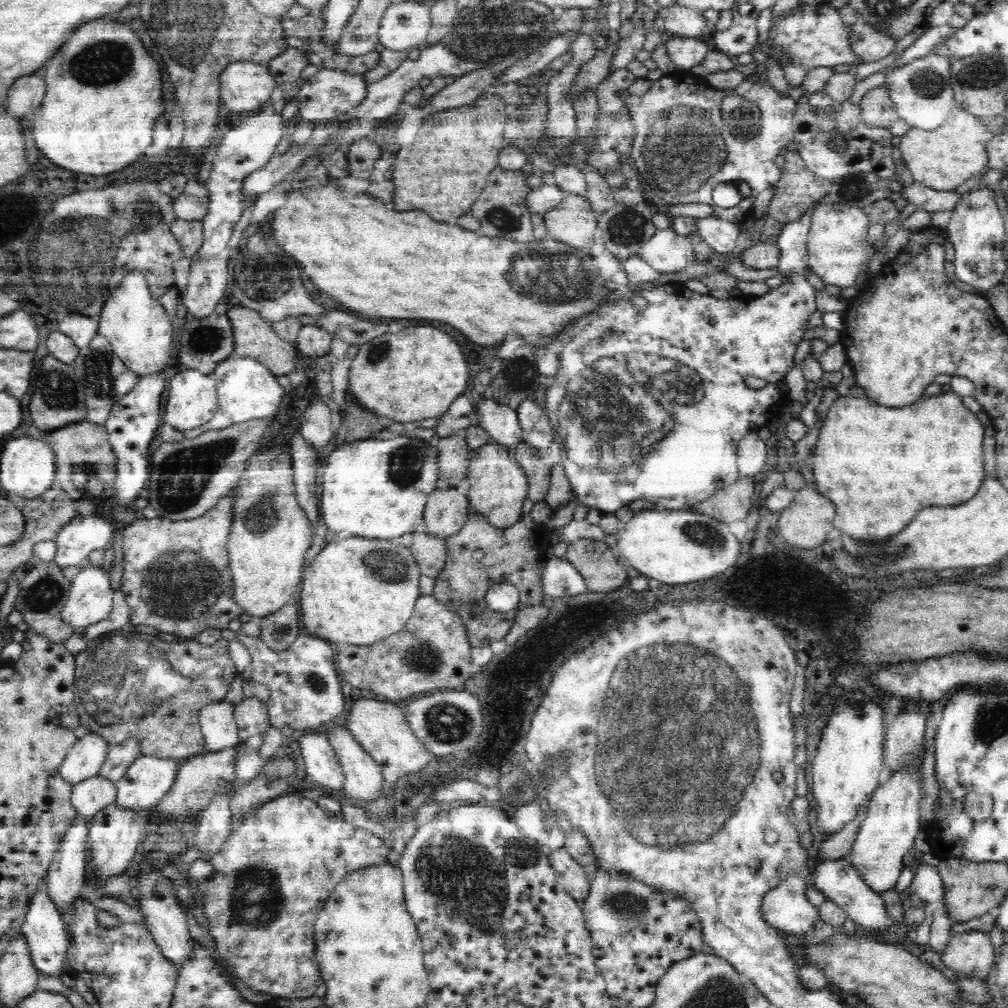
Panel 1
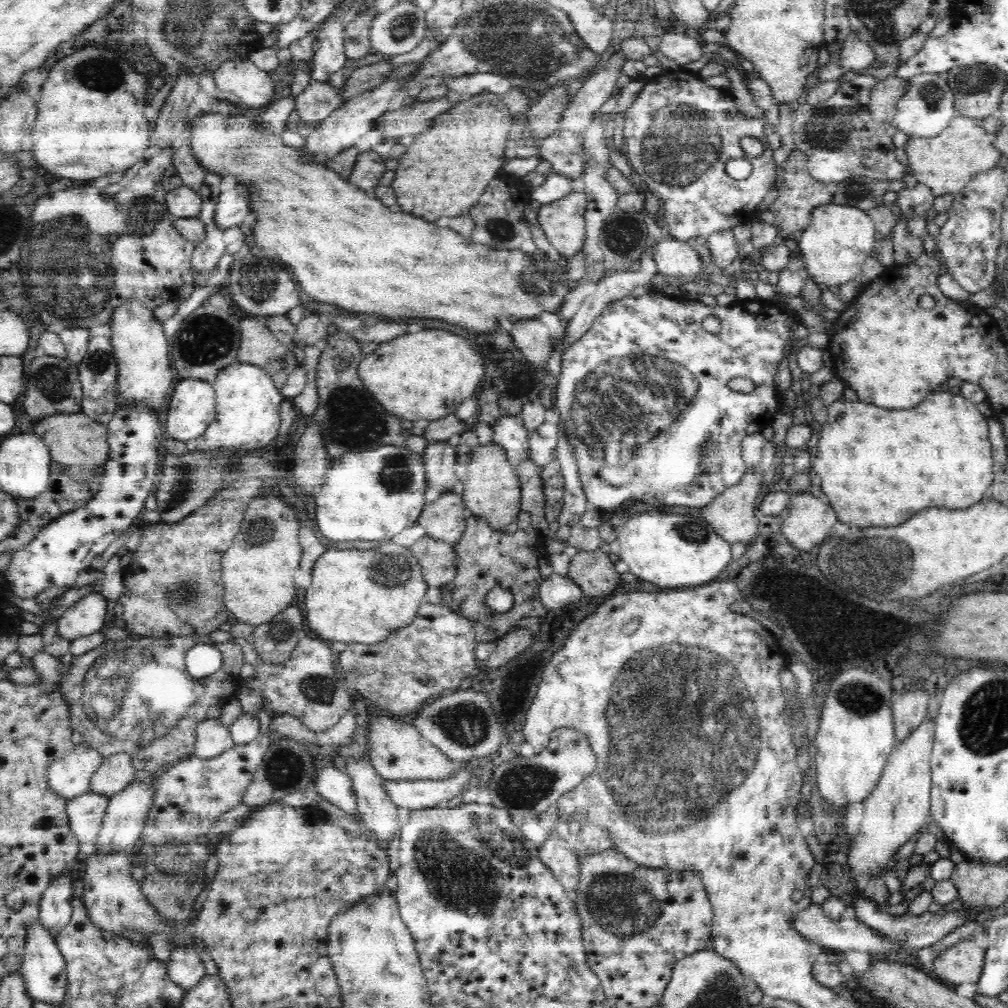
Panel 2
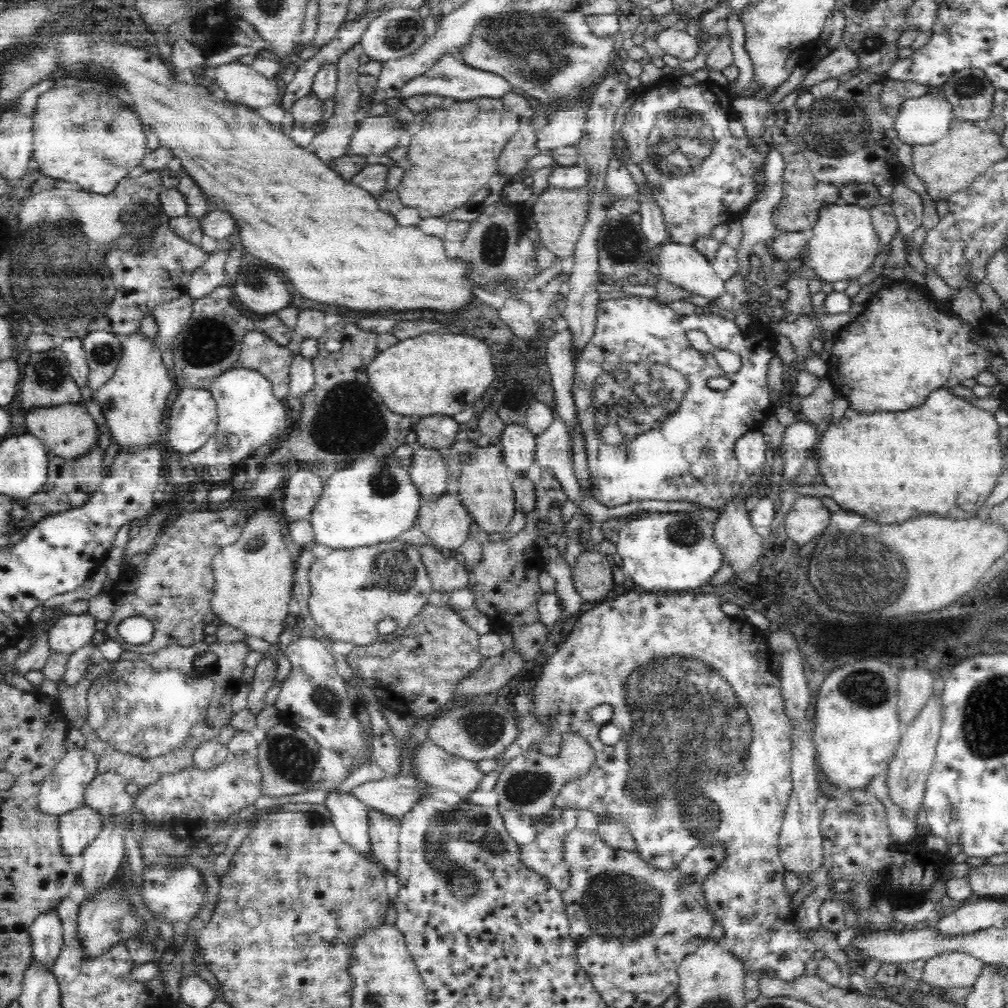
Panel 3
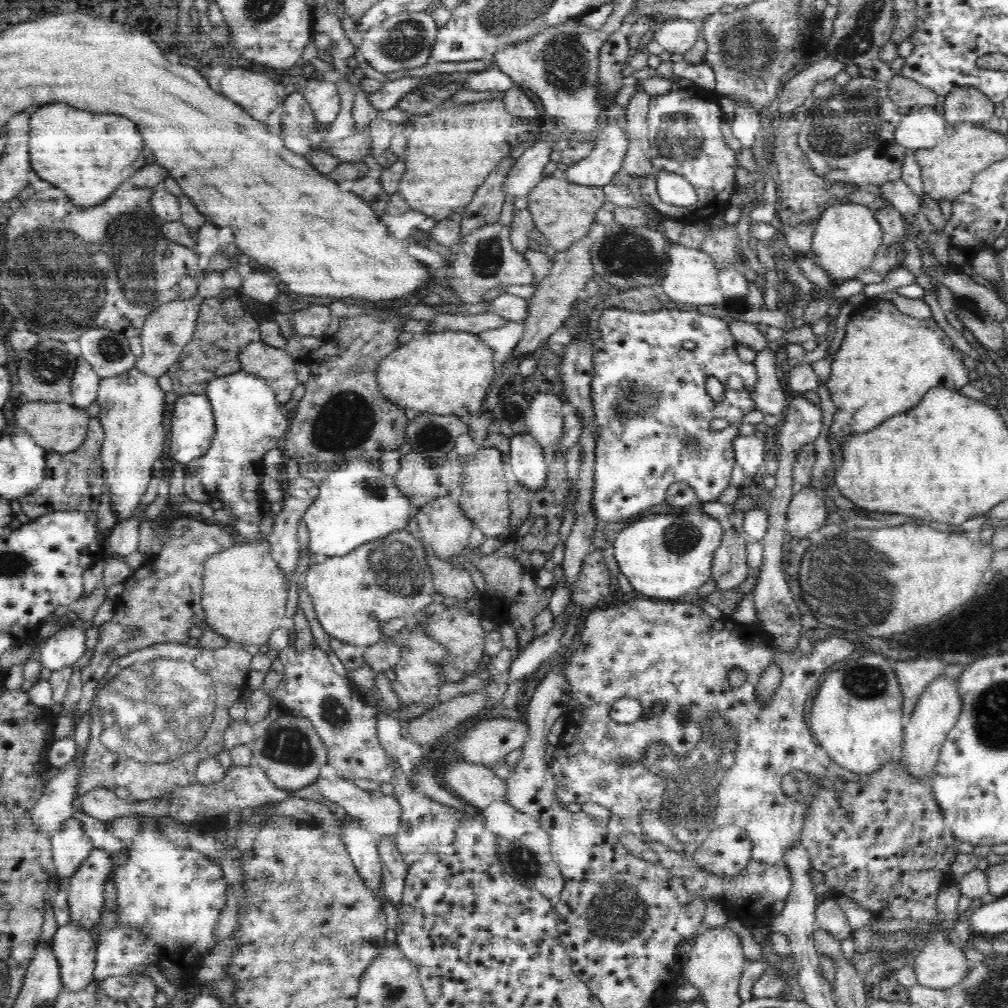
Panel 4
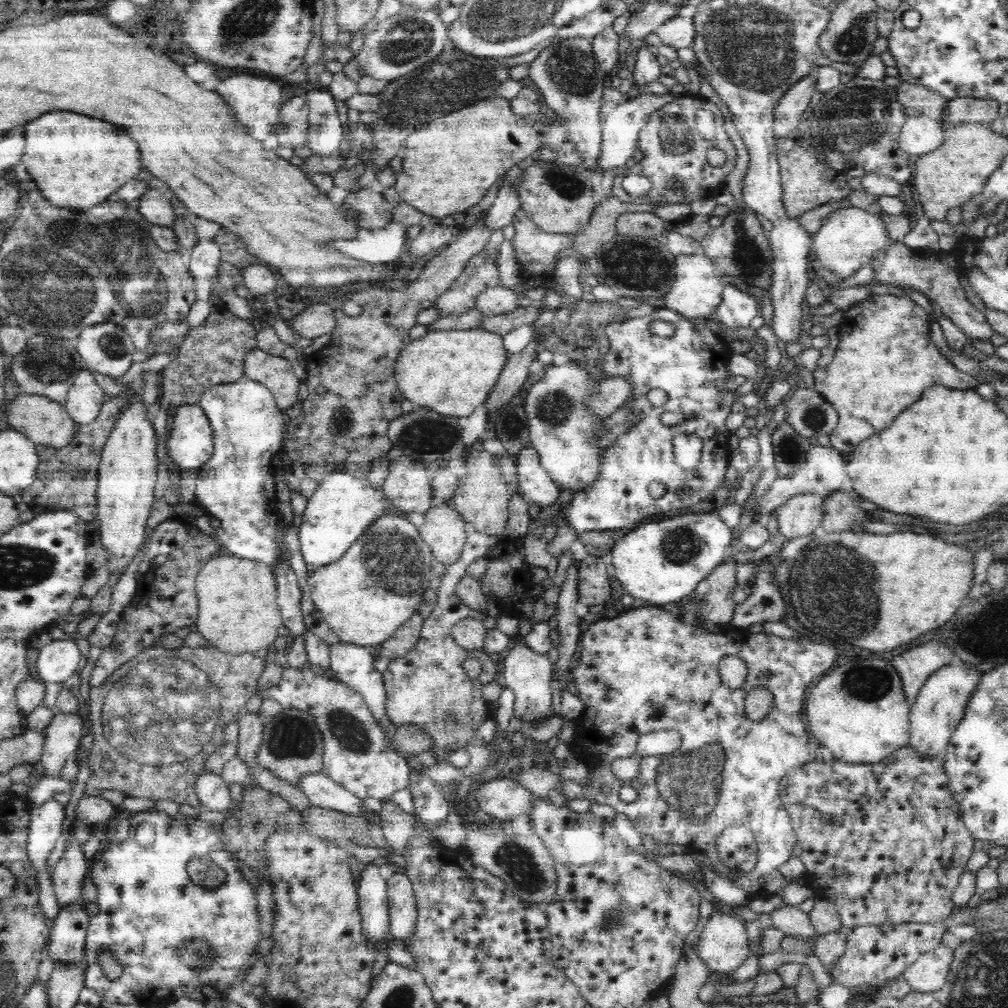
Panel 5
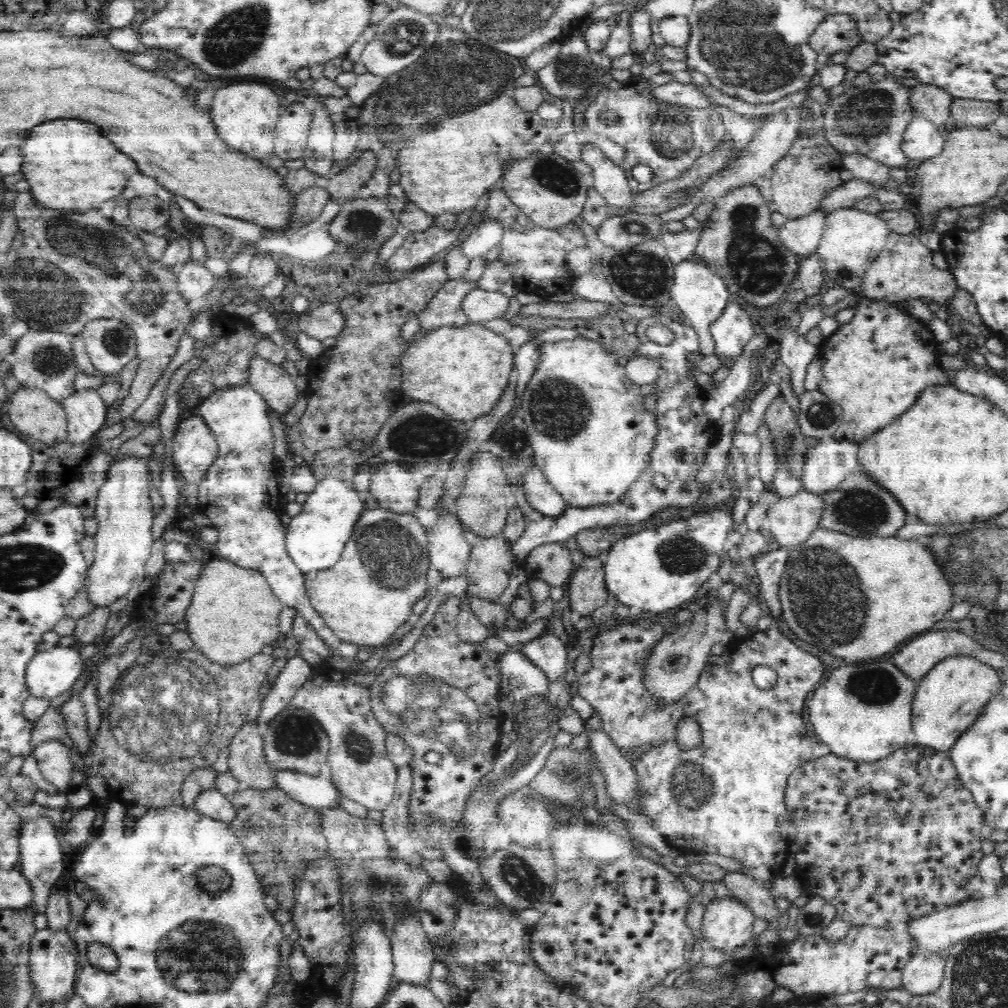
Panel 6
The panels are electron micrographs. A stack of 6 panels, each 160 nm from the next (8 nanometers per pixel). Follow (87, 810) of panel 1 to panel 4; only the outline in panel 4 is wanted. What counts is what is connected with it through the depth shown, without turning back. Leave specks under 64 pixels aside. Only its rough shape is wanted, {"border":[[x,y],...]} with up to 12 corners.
{"border":[[70,818],[51,837],[55,875],[70,878],[94,848]]}

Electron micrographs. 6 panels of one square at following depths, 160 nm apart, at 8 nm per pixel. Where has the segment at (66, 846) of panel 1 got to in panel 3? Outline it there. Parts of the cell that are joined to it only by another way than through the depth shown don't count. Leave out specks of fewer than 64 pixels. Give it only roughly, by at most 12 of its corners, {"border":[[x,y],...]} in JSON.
{"border":[[54,911],[34,920],[34,963],[51,970],[63,948],[62,923]]}

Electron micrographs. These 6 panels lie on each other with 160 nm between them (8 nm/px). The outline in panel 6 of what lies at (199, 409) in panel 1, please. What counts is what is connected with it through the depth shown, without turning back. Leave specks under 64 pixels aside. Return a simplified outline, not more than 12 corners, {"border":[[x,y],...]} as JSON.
{"border":[[204,419],[177,424],[172,459],[186,483],[200,484],[219,447]]}

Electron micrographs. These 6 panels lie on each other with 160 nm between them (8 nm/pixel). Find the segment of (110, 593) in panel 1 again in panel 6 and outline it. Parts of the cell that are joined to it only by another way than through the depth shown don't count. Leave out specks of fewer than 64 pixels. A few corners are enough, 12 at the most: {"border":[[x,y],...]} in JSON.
{"border":[[58,644],[27,664],[34,698],[70,691],[84,662],[78,650]]}

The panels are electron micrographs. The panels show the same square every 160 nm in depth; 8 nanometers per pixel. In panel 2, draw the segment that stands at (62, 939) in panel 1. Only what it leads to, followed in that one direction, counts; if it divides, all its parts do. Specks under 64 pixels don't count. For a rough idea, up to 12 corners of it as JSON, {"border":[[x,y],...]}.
{"border":[[40,920],[27,935],[19,974],[34,1002],[60,1005],[66,961]]}

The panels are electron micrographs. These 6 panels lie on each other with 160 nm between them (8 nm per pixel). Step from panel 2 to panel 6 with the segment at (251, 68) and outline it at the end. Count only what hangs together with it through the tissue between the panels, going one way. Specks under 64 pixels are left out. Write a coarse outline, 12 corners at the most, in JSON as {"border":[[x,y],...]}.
{"border":[[262,84],[216,90],[218,138],[248,158],[274,156],[283,109]]}

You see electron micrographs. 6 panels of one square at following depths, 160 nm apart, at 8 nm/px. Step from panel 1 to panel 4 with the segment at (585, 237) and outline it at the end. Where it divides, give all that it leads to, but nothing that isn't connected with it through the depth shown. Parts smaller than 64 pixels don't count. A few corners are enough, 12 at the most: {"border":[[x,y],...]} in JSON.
{"border":[[540,179],[527,209],[551,251],[588,234],[602,187]]}

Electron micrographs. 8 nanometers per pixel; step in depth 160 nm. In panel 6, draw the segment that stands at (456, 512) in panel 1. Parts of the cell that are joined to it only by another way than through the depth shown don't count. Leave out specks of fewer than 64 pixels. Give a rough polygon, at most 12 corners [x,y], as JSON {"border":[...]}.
{"border":[[456,515],[427,529],[429,566],[466,575],[471,548]]}

